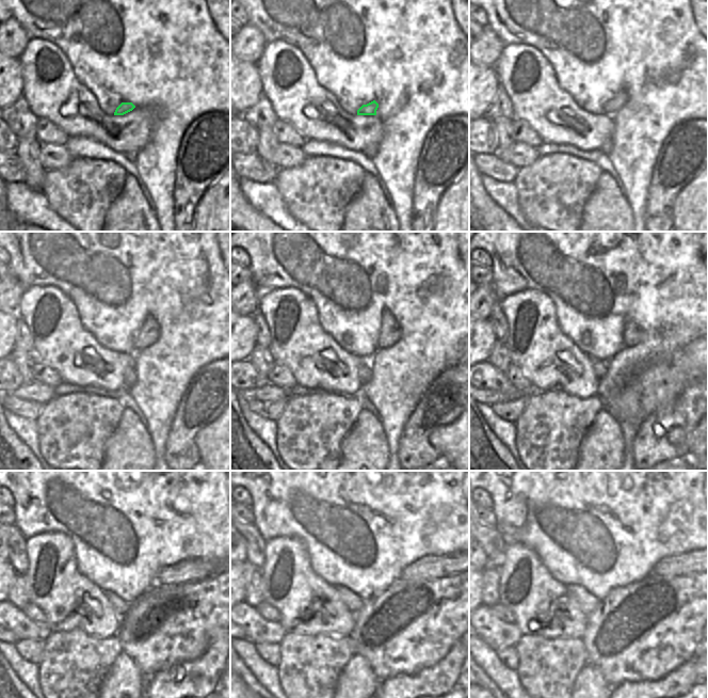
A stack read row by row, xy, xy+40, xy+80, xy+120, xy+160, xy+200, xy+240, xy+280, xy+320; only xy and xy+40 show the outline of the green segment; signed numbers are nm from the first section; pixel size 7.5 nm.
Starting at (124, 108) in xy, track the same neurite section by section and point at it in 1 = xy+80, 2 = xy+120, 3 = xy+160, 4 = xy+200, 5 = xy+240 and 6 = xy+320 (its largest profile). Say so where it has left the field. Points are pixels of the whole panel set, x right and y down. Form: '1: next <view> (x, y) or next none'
1: next xy+80 (610, 108)
2: next xy+120 (149, 332)
3: next xy+160 (389, 333)
4: next xy+200 (632, 333)
5: next xy+240 (187, 570)
6: next xy+320 (685, 564)

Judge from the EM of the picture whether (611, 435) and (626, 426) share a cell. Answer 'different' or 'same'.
different

